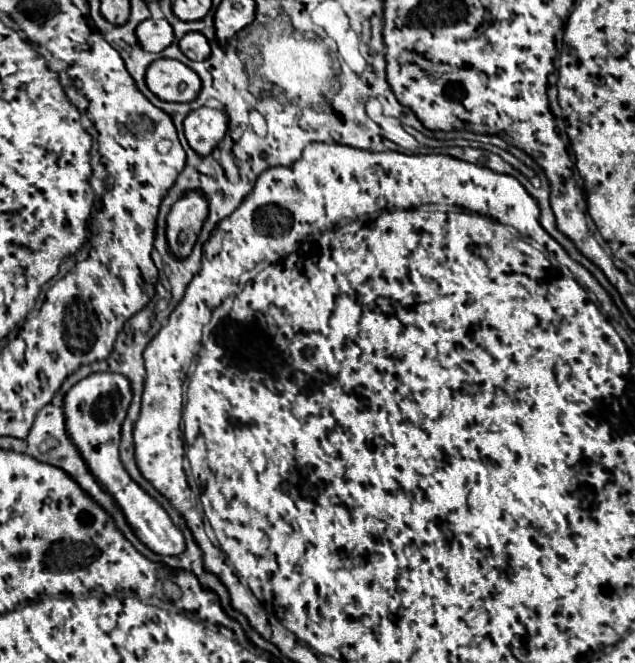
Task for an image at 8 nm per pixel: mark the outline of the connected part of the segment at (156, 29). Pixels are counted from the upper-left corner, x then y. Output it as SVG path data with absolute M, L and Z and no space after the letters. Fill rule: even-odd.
M147 19L135 29L139 45L149 53L161 53L167 45L173 43L173 29L167 19Z

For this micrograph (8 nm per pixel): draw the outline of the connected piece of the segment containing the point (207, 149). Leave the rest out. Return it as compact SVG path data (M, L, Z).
M201 107L189 113L183 121L185 137L191 149L199 157L207 157L213 153L213 149L219 145L227 131L227 117L221 113L221 109L209 109Z

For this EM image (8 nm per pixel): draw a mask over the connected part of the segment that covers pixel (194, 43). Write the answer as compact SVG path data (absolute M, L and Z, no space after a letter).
M187 33L181 41L179 41L179 49L183 51L185 57L189 57L191 61L203 61L209 57L211 49L207 39L201 33Z

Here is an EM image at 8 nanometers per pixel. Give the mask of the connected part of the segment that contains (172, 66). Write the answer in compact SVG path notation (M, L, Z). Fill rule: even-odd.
M175 59L153 61L147 69L145 83L161 101L171 103L193 101L193 97L197 97L197 89L201 89L201 79L197 73Z

